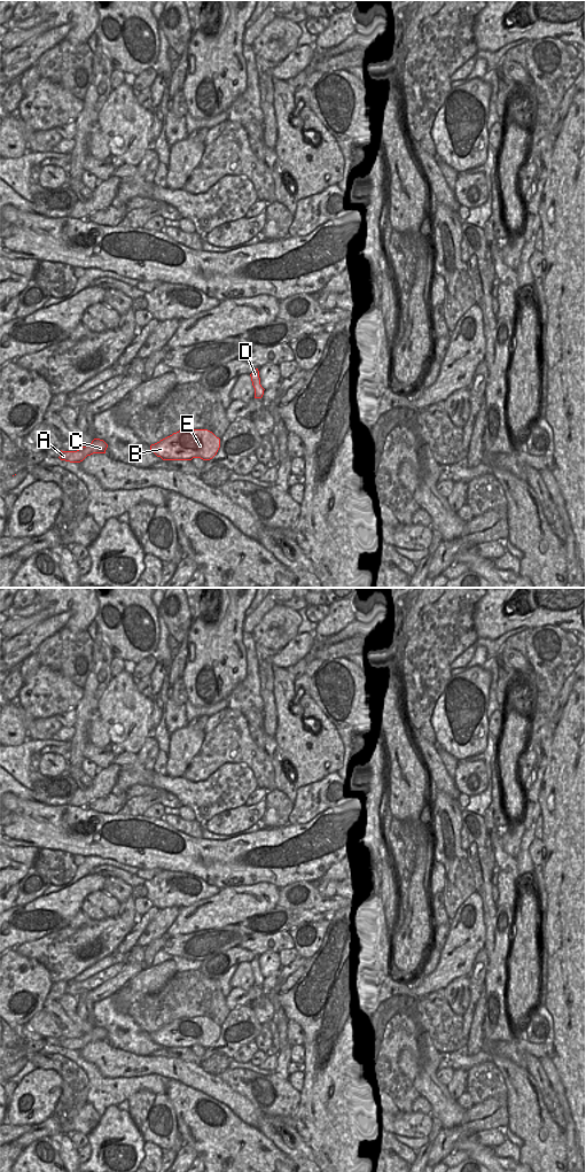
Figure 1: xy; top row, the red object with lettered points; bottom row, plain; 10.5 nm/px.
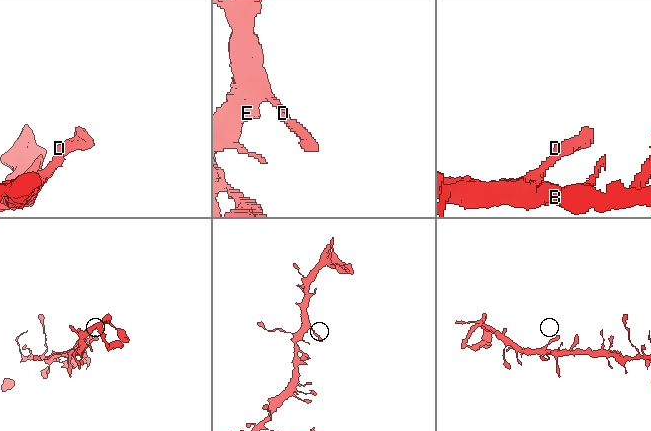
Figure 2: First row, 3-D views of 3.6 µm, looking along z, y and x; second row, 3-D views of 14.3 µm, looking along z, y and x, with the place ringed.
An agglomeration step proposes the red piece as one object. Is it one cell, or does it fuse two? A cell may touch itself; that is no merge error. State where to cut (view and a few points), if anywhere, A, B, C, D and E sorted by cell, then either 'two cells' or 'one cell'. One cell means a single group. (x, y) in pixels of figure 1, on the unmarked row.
cut none; groups A B C D E; one cell

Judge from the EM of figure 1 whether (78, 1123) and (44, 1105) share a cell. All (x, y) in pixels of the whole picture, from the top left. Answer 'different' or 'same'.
different

